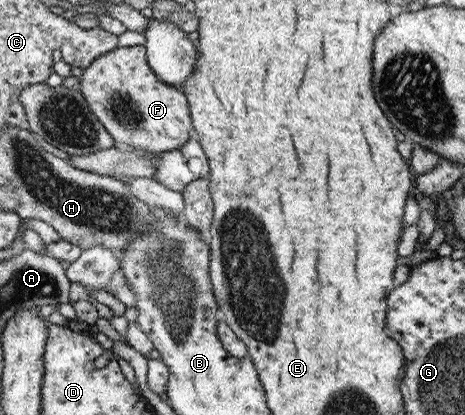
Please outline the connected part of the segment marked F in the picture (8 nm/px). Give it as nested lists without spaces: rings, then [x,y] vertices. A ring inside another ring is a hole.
[[[145,44],[116,47],[102,54],[84,68],[78,84],[82,86],[80,90],[83,99],[88,102],[92,113],[108,131],[114,143],[125,143],[149,154],[162,154],[183,147],[193,137],[193,124],[186,94],[182,89],[158,79],[148,65]]]

